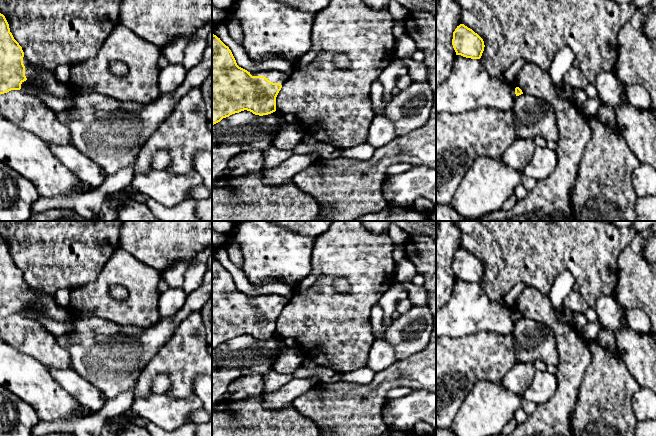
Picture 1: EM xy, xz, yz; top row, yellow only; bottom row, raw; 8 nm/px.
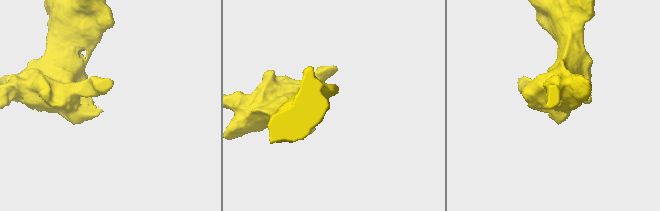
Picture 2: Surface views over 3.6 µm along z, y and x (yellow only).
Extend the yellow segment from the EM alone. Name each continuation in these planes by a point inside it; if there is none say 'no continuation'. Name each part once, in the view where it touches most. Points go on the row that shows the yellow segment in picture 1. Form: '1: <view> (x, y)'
1: xy (44, 79)

